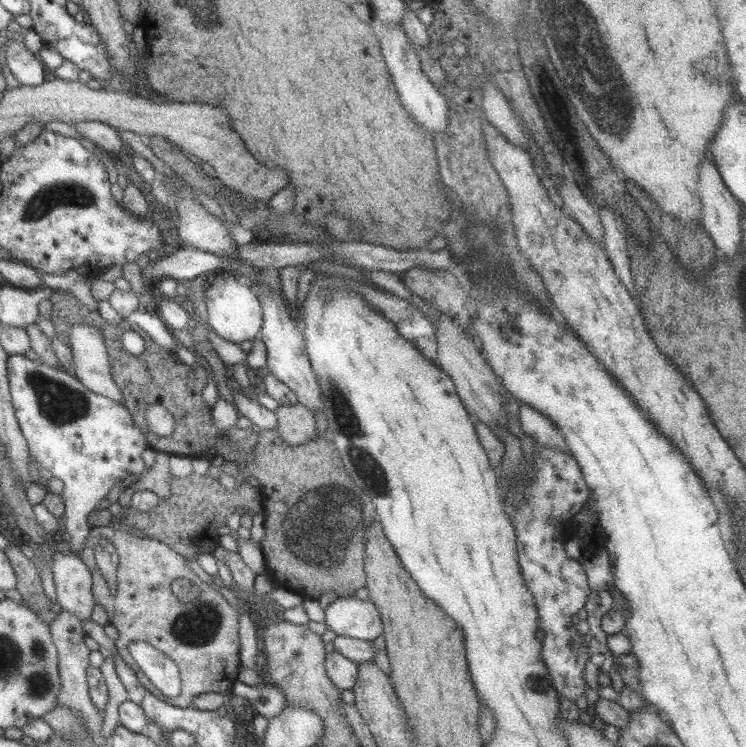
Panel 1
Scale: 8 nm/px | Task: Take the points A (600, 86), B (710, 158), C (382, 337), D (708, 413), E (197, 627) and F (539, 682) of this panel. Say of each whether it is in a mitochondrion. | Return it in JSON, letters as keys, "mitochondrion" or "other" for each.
{"A":"mitochondrion","B":"other","C":"other","D":"other","E":"mitochondrion","F":"other"}

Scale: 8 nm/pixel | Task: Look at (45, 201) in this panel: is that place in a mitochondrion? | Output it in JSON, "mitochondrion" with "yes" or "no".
{"mitochondrion":"yes"}

